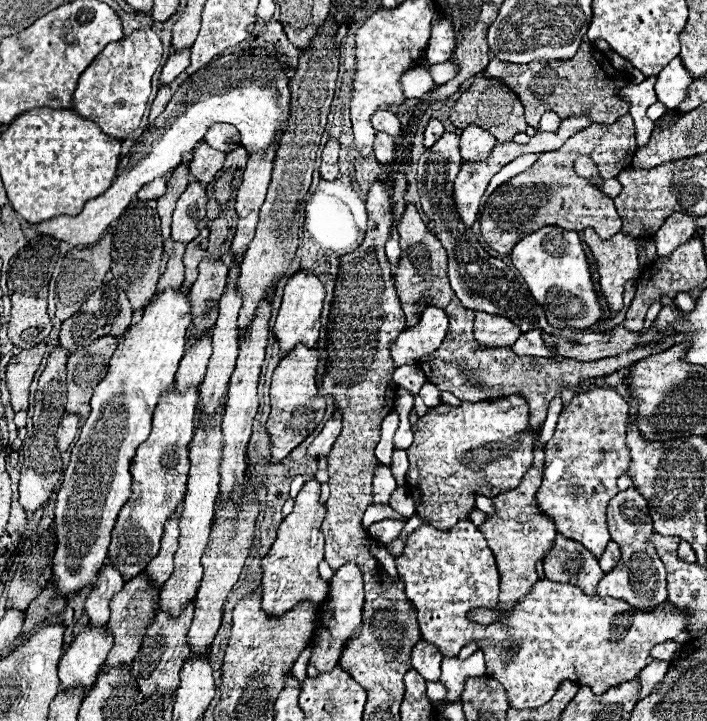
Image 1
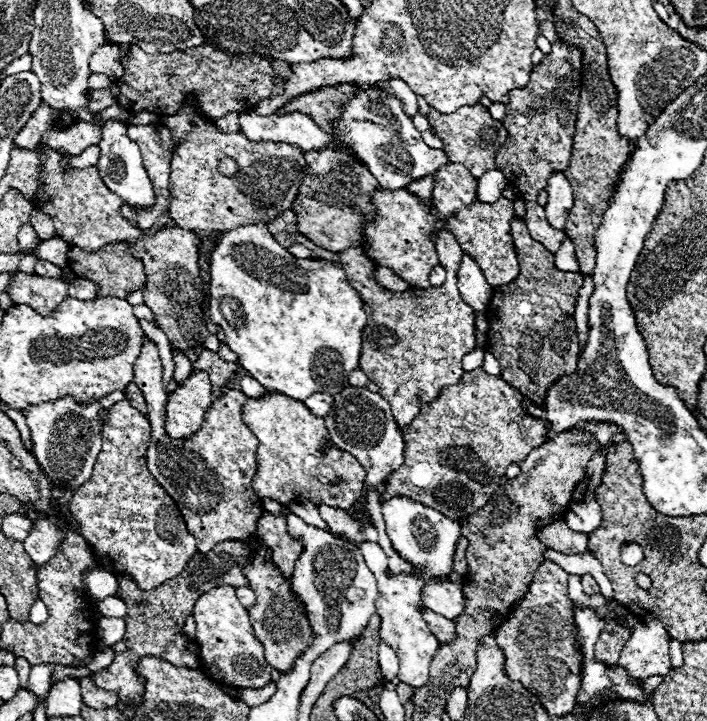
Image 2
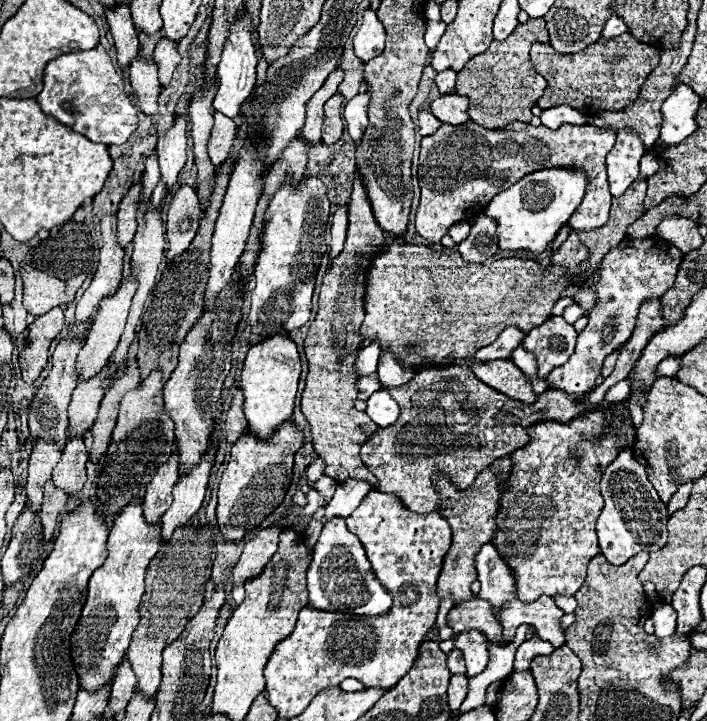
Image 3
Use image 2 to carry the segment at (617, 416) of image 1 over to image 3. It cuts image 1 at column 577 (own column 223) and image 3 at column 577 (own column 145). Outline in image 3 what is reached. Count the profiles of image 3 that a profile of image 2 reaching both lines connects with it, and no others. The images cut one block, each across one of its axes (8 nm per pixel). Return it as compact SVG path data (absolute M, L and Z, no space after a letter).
M648 236L642 240L628 238L620 246L612 248L604 256L594 282L596 304L588 314L588 326L578 334L576 352L570 356L568 364L554 368L546 376L548 388L566 390L574 398L590 392L600 376L604 358L632 336L640 306L650 298L660 298L672 286L682 258L684 254L666 240L660 240L660 236Z

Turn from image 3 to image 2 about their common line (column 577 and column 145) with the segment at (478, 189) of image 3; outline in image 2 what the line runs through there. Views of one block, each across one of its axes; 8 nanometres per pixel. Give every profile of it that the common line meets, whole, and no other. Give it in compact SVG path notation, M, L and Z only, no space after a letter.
M128 126L128 138L140 146L142 160L150 182L156 194L156 206L150 210L136 210L138 212L138 226L148 230L156 224L158 216L168 212L170 208L170 162L176 150L172 142L172 132L166 126Z

